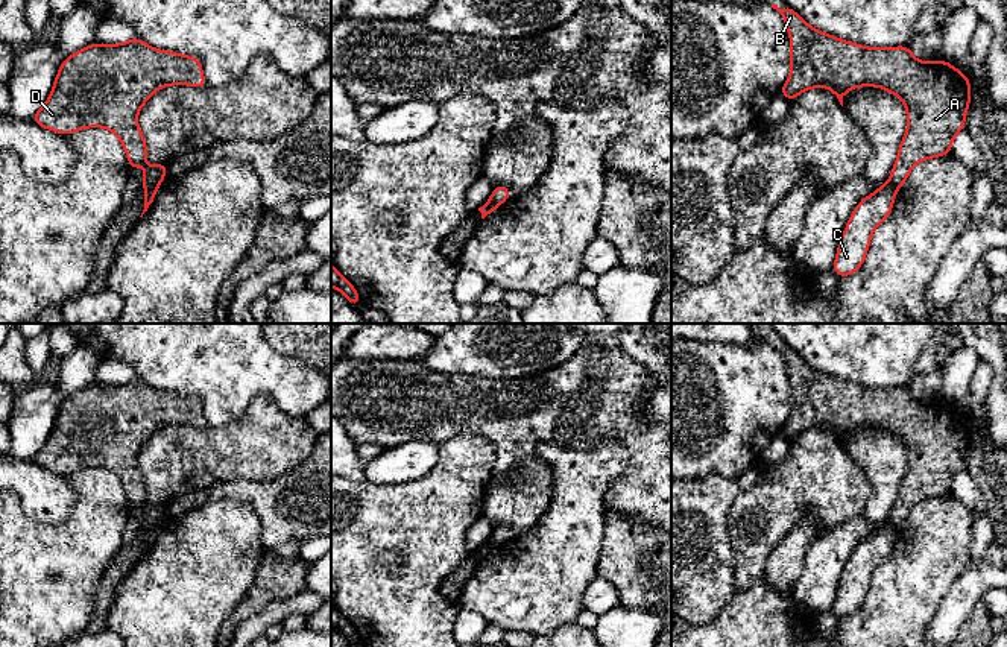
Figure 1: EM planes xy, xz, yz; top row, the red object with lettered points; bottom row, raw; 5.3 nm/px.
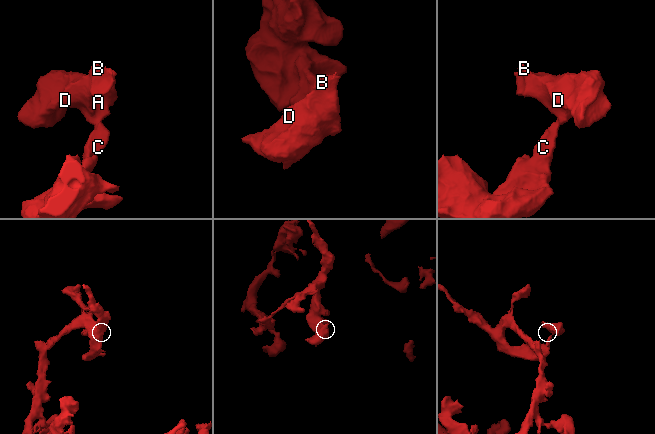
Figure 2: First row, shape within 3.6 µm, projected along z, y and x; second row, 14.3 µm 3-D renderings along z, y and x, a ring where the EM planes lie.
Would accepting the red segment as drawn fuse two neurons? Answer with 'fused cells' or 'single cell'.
fused cells

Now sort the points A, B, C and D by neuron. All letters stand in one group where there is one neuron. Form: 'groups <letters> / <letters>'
groups A B D / C

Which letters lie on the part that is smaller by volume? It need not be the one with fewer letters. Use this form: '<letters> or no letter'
A, B, D

